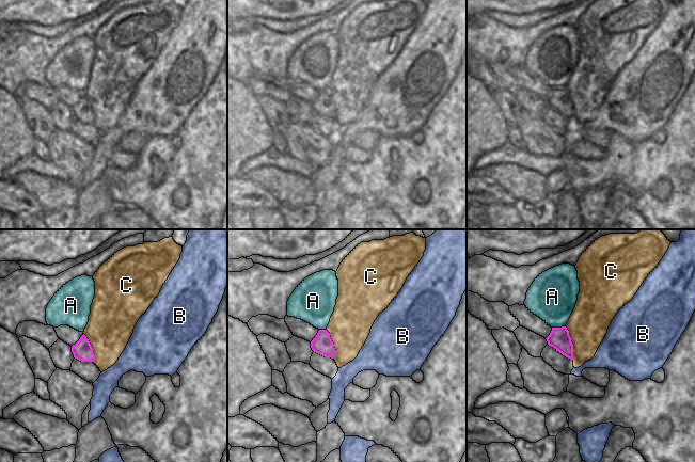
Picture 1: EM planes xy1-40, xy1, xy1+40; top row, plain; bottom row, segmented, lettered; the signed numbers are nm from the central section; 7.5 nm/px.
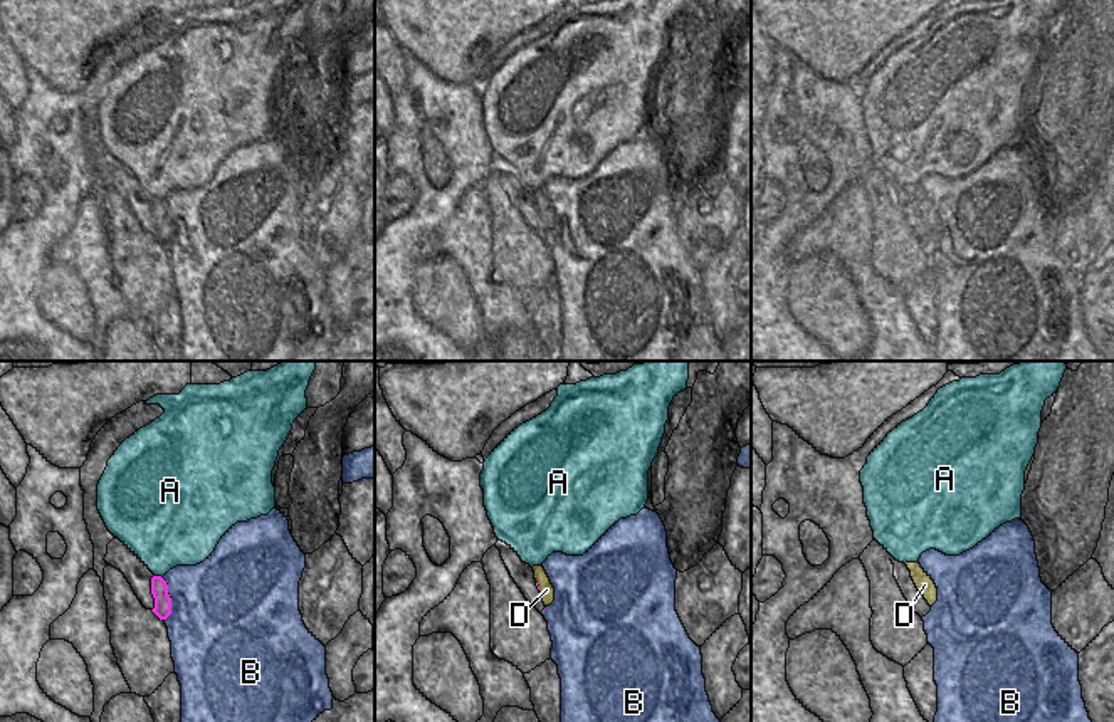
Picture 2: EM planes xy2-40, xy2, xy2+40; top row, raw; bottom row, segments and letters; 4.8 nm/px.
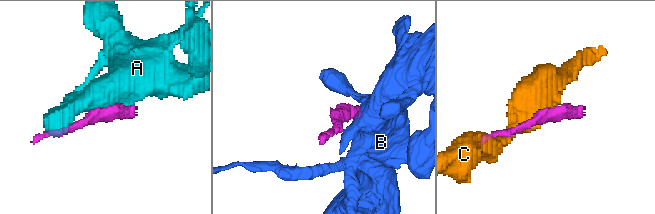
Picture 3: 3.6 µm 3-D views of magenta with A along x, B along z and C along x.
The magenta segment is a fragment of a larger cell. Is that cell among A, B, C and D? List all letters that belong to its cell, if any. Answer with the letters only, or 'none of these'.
D

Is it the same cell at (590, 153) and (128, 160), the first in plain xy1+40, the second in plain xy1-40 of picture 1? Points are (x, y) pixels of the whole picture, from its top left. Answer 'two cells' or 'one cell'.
one cell

